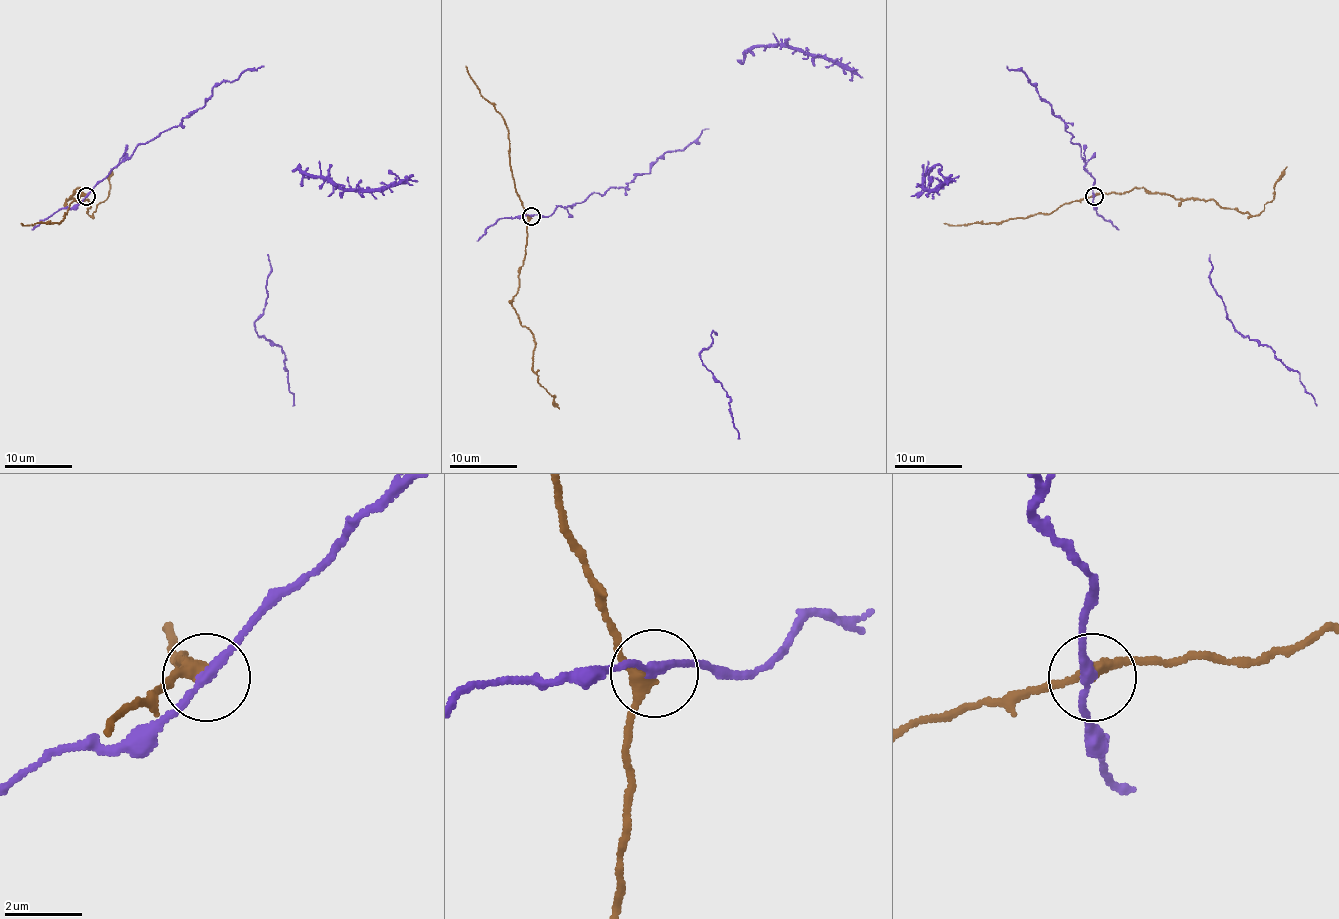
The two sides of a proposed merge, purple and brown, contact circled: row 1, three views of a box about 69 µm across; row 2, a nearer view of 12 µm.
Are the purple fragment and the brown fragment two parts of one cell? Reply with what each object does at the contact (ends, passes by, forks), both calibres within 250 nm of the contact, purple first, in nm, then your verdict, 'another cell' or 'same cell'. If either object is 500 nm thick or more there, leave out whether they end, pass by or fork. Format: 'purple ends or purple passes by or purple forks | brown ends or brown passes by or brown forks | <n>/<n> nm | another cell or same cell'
purple passes by | brown passes by | 200/280 nm | another cell

